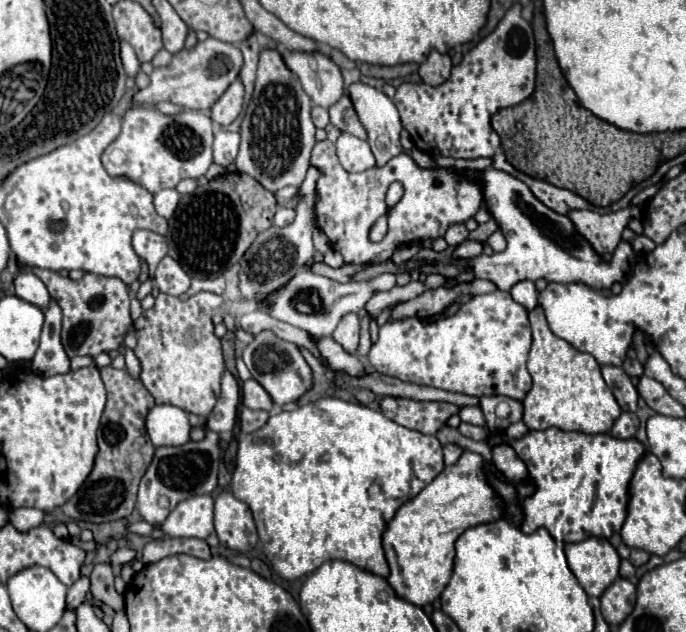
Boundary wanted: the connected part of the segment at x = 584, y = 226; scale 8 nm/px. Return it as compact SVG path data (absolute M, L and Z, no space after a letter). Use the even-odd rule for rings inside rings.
M642 206L624 208L610 214L598 214L592 210L572 210L568 216L576 224L578 232L594 246L598 254L612 254L622 238L622 230L630 218L640 218Z

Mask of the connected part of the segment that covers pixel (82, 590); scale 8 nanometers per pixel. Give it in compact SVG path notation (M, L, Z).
M80 578L76 584L72 584L68 588L68 594L66 594L66 610L76 610L84 602L84 596L86 596L88 588L90 588L88 578Z

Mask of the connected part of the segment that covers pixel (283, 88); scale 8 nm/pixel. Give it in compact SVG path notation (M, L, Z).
M262 50L258 78L246 116L240 126L240 150L236 168L256 178L266 190L276 192L284 186L300 186L310 168L310 152L314 148L316 126L310 118L312 100L302 90L300 80L286 68L276 50Z

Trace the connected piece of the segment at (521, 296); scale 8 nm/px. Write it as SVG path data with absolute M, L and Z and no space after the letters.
M522 280L522 282L514 284L512 290L510 290L510 294L526 310L532 310L538 304L538 292L536 292L536 286L534 286L532 280Z

